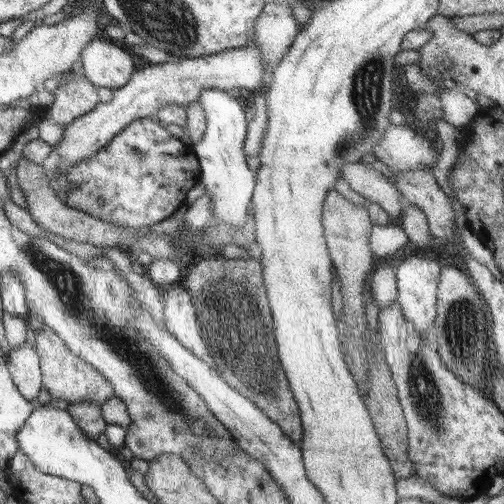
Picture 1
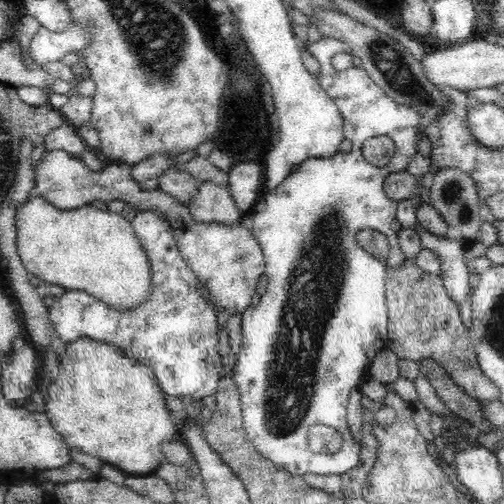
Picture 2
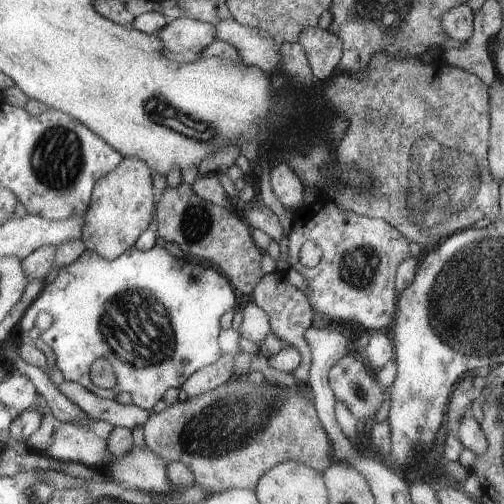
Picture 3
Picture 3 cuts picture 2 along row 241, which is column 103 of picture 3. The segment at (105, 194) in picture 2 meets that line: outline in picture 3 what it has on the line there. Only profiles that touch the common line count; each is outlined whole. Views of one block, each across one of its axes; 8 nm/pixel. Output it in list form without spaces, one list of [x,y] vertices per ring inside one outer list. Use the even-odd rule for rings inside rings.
[[[123,156],[123,162],[111,170],[111,174],[103,174],[95,184],[93,198],[89,210],[85,214],[87,226],[83,230],[83,246],[85,250],[93,250],[103,258],[117,258],[127,248],[133,248],[133,242],[143,234],[143,228],[155,218],[155,202],[151,194],[151,170],[139,158]]]

